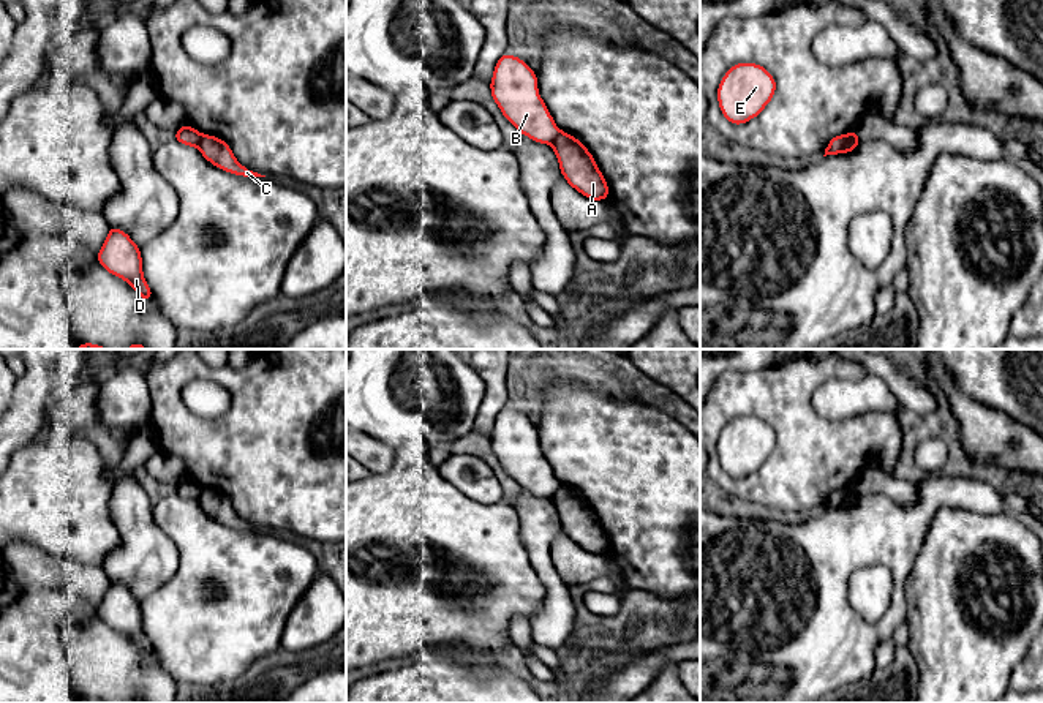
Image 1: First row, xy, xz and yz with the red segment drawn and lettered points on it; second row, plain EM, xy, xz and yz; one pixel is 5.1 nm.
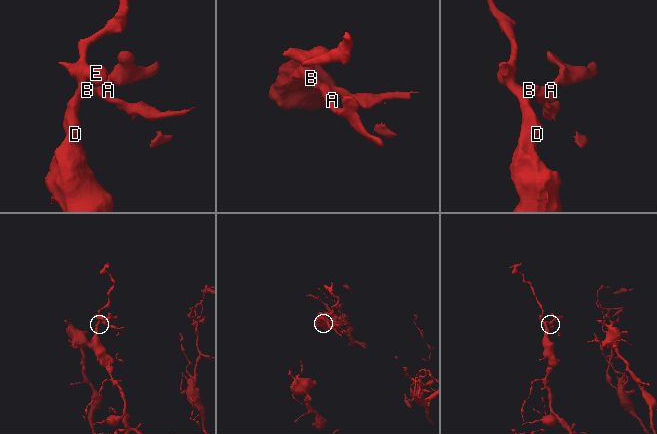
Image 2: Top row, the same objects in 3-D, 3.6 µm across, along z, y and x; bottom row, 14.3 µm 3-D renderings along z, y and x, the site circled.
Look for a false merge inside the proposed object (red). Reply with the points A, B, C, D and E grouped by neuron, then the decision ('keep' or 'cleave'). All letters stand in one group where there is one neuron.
A C / B D E; cleave

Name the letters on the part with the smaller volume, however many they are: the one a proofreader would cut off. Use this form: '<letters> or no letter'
A, C

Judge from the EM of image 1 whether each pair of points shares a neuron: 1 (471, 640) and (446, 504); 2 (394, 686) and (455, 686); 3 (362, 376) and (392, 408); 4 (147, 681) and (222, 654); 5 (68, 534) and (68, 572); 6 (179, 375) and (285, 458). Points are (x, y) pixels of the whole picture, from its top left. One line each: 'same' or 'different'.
1: same
2: same
3: same
4: different
5: different
6: same

